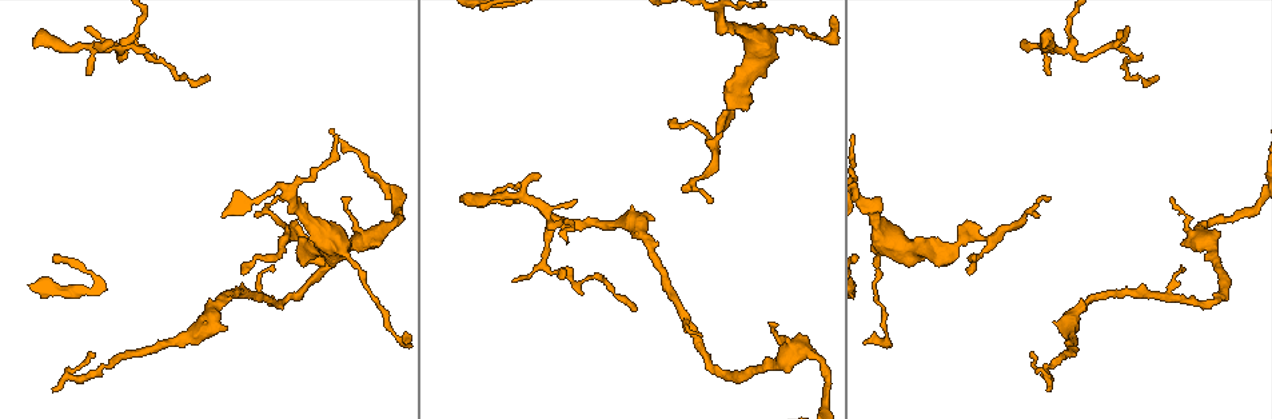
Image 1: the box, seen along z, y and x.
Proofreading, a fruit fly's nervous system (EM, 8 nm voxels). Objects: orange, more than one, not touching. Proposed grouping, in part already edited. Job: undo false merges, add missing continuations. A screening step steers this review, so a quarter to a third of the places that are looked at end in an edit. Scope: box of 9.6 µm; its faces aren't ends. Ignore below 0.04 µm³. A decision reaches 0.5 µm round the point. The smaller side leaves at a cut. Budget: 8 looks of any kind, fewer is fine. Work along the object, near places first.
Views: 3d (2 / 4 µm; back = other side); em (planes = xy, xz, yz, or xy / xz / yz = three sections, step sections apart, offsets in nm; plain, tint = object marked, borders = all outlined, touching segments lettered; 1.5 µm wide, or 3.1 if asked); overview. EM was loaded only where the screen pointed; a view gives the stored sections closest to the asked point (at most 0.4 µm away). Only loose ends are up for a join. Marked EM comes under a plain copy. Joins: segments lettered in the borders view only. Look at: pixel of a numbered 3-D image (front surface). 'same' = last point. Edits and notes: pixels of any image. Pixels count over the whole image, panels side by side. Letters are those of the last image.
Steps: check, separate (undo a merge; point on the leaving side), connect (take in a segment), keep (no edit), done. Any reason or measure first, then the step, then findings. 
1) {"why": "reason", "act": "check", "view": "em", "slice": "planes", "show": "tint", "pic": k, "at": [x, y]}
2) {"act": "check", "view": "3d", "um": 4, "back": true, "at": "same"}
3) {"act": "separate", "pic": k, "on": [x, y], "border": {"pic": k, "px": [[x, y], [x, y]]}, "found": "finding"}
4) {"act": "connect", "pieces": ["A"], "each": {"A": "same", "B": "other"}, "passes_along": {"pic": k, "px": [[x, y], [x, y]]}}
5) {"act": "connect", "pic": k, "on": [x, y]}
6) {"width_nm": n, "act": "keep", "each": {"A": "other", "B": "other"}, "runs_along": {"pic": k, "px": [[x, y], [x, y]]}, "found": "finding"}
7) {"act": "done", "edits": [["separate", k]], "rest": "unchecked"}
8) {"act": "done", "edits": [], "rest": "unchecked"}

{"why": "tapers out", "act": "check", "view": "em", "slice": "xy", "step": 8, "show": "borders", "pic": 1, "at": [1051, 390]}

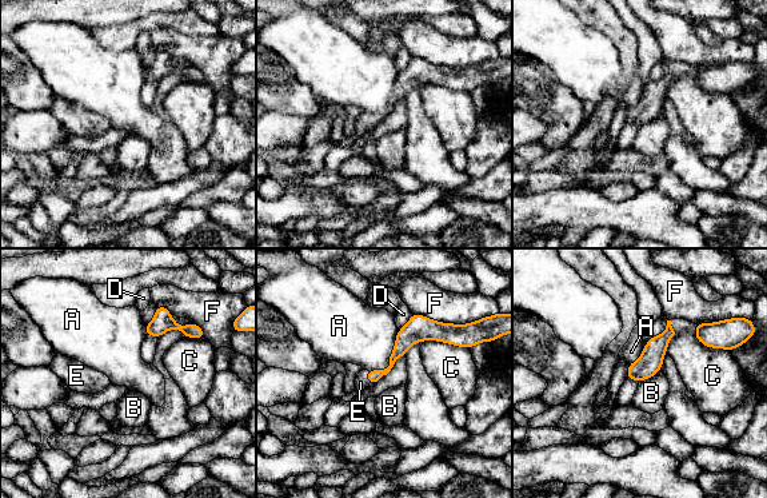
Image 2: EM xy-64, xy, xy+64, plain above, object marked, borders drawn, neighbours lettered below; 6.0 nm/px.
{"longest_contact_nm": ["A", 320], "act": "connect", "pieces": ["E"], "each": {"A": "other", "B": "other", "C": "other", "D": "other", "E": "same", "F": "other"}, "found": "it goes on there"}

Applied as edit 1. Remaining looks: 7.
{"act": "check", "view": "overview"}

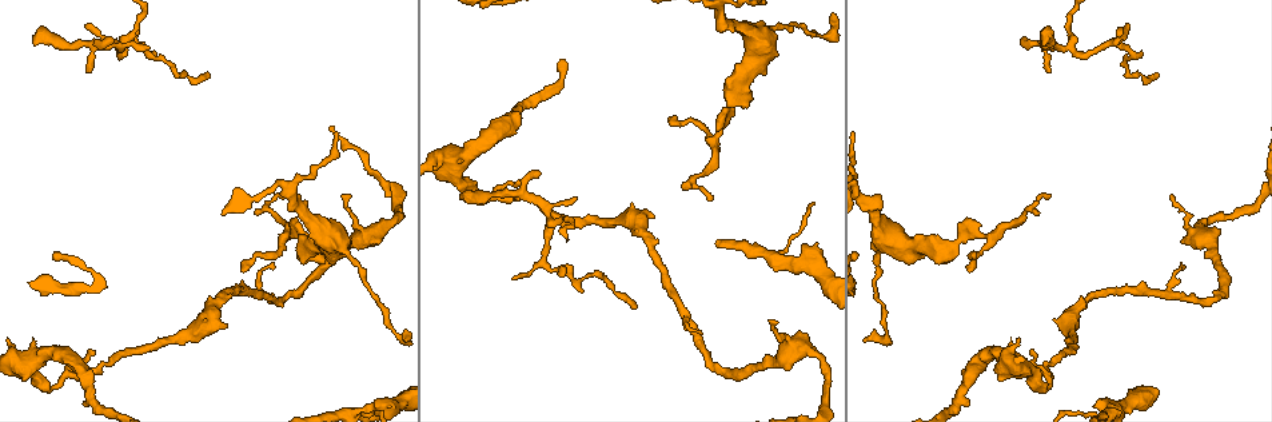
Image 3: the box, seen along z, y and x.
{"why": "tapers out", "act": "check", "view": "3d", "um": 4, "pic": 3, "at": [972, 271]}

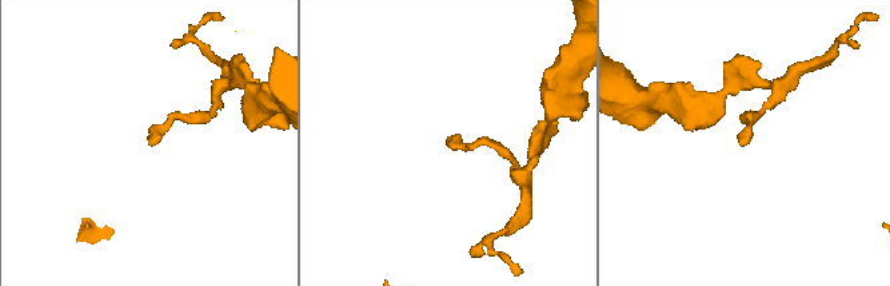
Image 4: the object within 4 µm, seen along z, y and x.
{"act": "check", "view": "em", "slice": "planes", "show": "borders", "pic": 4, "at": [742, 143]}

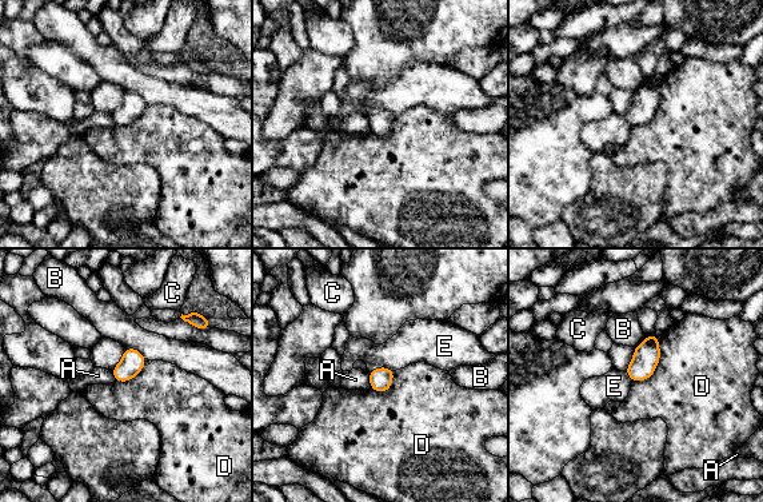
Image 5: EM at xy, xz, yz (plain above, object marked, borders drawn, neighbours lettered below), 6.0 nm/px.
{"width_nm": 140, "act": "keep", "each": {"A": "other", "B": "other", "C": "other", "D": "other", "E": "other"}, "border": {"pic": 5, "px": [[659, 335], [656, 369], [632, 382]]}, "found": "no lettered segment goes on from it"}

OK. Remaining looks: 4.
{"act": "done", "edits": [["connect", 2]], "rest": "unchecked"}

